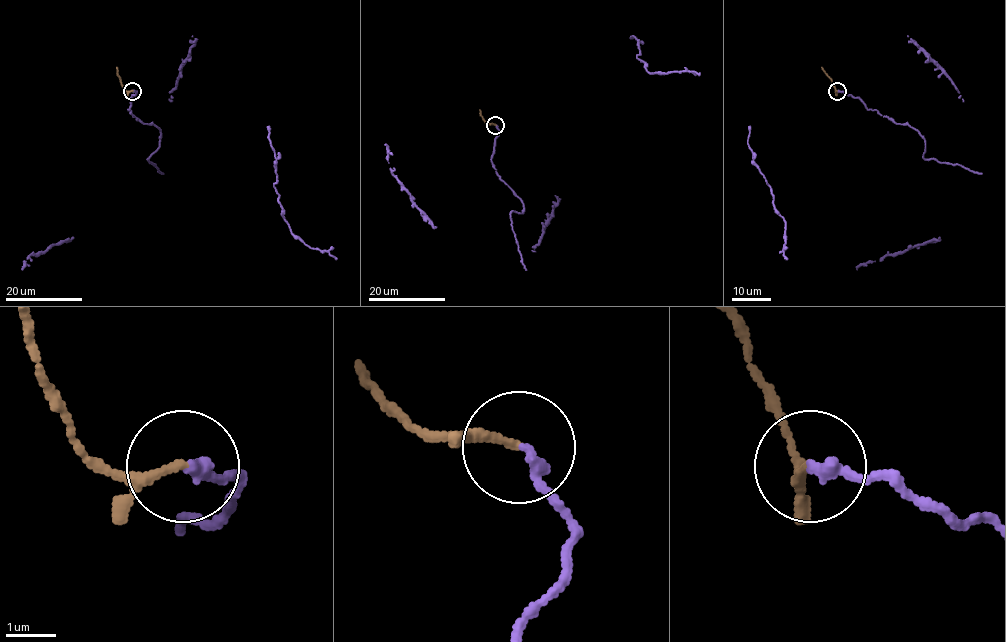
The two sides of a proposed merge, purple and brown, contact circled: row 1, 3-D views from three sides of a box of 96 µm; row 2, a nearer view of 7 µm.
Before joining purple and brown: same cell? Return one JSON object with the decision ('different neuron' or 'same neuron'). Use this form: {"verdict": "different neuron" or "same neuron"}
{"verdict": "same neuron"}

